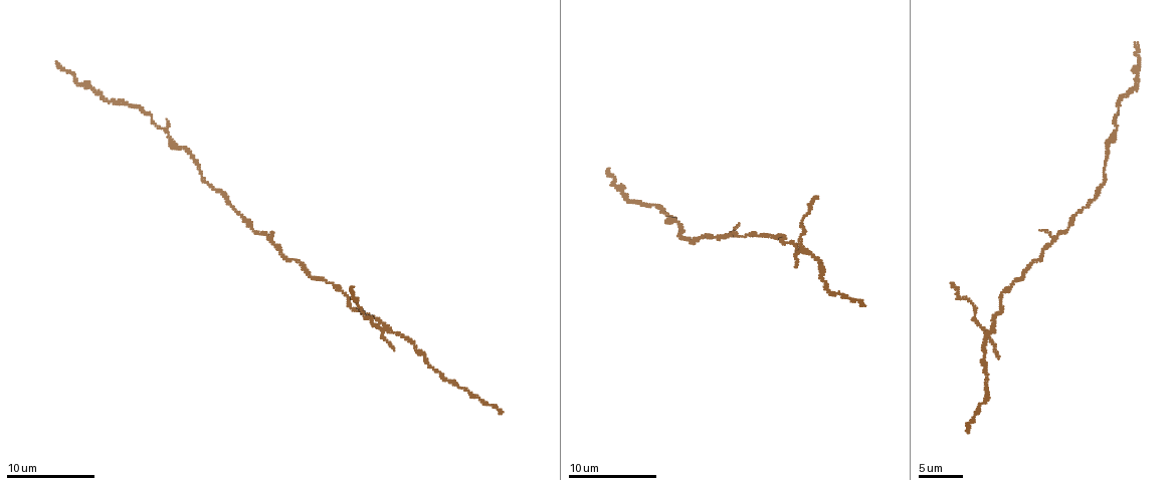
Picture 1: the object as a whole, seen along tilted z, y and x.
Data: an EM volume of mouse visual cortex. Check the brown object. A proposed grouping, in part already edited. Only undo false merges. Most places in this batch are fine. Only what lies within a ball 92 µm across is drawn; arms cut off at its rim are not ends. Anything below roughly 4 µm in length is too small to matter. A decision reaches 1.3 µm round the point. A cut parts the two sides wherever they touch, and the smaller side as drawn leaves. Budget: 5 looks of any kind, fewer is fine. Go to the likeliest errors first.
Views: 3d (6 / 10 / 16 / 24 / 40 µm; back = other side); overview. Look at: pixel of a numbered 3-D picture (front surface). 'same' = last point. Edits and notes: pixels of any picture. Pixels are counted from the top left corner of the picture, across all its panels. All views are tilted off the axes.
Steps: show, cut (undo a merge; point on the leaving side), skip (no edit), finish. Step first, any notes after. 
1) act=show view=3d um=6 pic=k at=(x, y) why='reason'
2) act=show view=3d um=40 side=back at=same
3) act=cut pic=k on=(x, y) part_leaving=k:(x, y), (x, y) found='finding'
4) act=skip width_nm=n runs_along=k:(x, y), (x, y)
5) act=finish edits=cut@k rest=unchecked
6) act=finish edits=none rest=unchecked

act=show view=3d um=16 pic=1 at=(986, 335) why='looks like a crossing'

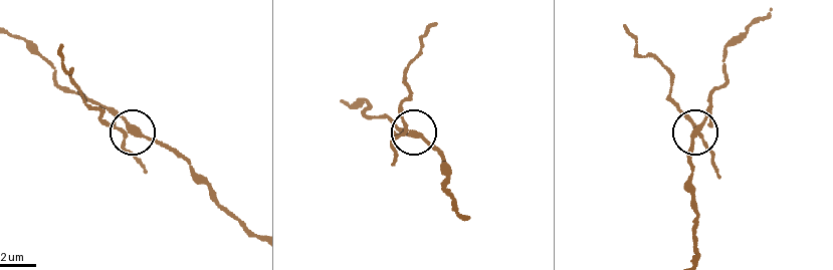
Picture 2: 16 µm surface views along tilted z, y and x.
act=cut pic=2 on=(126, 152) part_leaving=2:(122, 131), (89, 105), (76, 87), (62, 46) found='a second cell is stuck on'

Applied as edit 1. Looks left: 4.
act=show view=overview

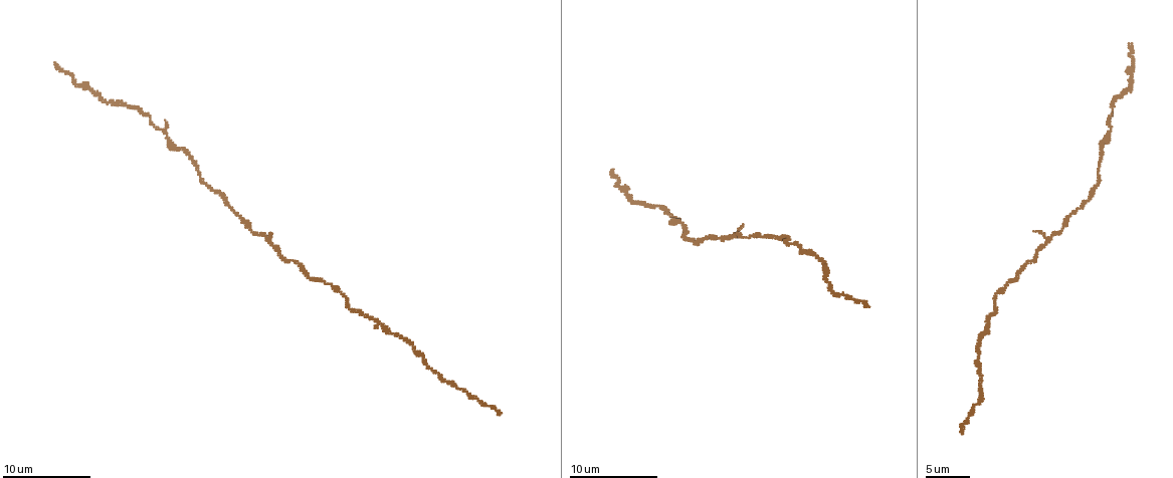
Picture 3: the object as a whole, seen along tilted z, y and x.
act=show view=3d um=16 pic=3 at=(270, 243) why='two arms in line, one across'

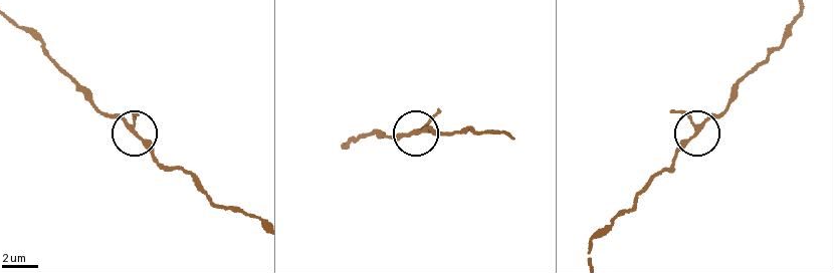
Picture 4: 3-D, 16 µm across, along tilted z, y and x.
act=skip side_arm_um=38 runs_along=4:(137, 133), (122, 118), (96, 107) found='one cell here'

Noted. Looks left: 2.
act=show view=3d um=16 pic=3 at=(1111, 129) why='thin arm on a thick one'

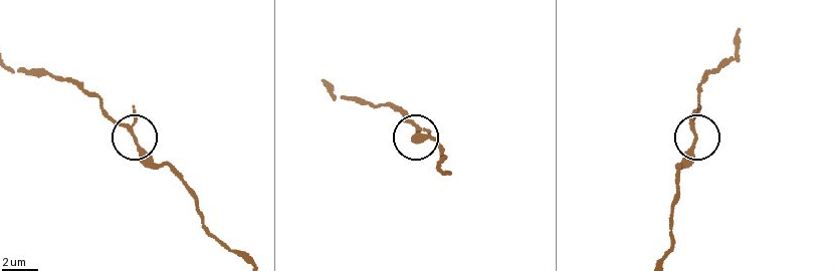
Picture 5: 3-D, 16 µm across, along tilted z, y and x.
act=skip arms=3 found='continuous, no second cell'

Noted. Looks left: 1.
act=finish edits=cut@2 rest=unchecked

